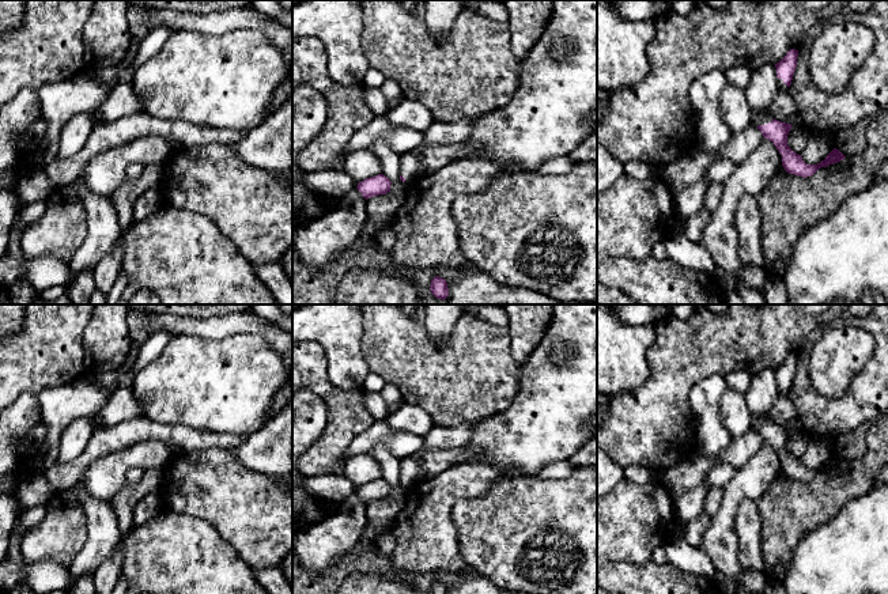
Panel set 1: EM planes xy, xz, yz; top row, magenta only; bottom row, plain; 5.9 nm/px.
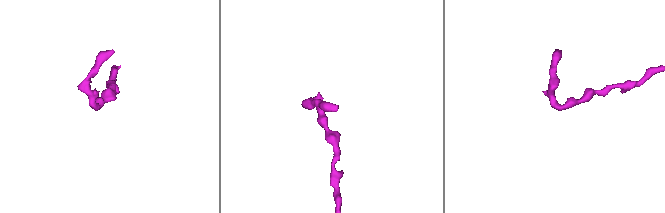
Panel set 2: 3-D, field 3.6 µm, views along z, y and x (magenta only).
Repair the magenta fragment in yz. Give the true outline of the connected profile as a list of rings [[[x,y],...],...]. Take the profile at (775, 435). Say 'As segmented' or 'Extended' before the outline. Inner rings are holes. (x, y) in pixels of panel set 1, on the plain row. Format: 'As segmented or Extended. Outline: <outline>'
Extended. Outline: [[[767,413],[752,415],[752,428],[762,436],[764,443],[774,447],[782,459],[782,470],[789,478],[806,483],[813,480],[819,473],[838,468],[846,462],[839,454],[834,453],[820,468],[806,469],[801,459],[796,458],[787,450],[787,439],[791,434],[791,428],[778,425],[768,420]]]

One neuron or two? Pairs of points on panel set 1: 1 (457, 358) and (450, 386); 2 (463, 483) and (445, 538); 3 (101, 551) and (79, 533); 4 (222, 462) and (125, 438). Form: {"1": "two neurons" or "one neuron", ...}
{"1": "one neuron", "2": "one neuron", "3": "two neurons", "4": "two neurons"}

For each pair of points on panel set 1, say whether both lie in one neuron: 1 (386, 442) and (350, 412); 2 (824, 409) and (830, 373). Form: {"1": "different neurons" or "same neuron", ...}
{"1": "different neurons", "2": "different neurons"}

